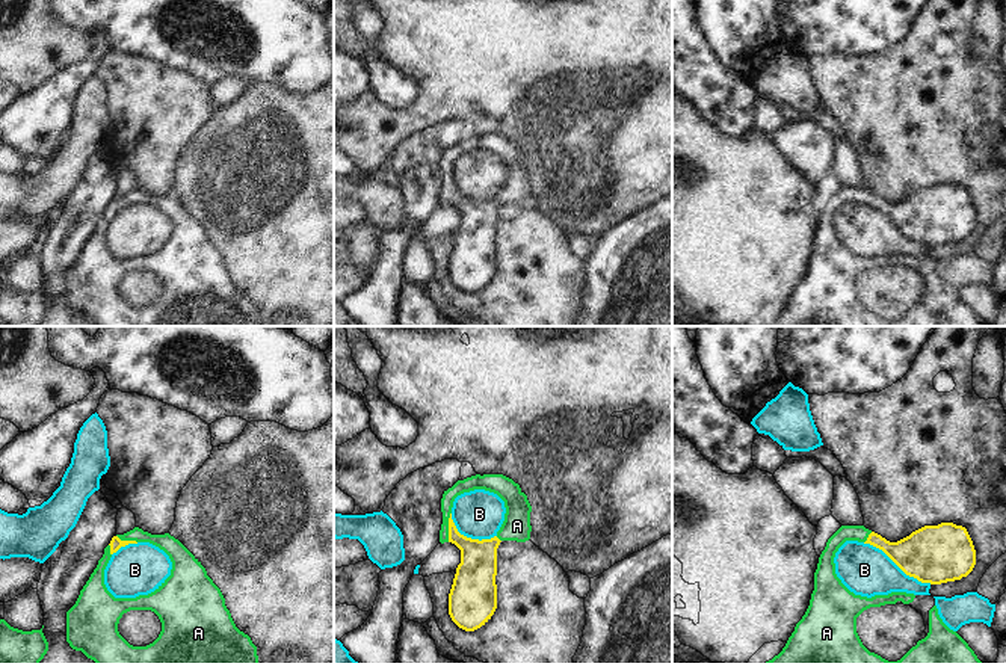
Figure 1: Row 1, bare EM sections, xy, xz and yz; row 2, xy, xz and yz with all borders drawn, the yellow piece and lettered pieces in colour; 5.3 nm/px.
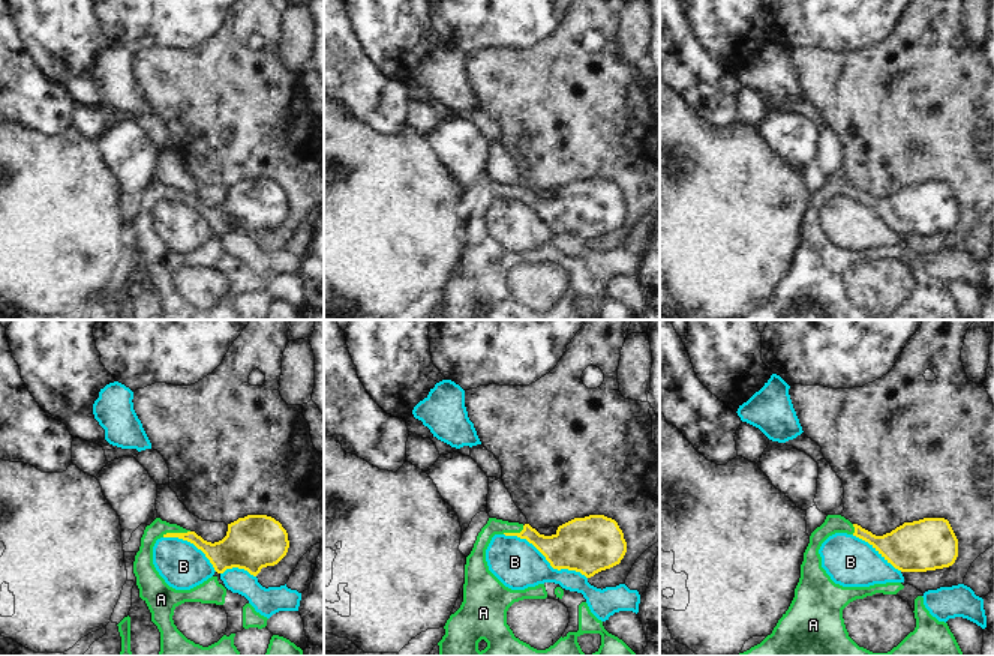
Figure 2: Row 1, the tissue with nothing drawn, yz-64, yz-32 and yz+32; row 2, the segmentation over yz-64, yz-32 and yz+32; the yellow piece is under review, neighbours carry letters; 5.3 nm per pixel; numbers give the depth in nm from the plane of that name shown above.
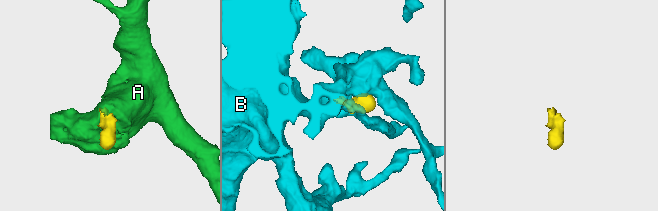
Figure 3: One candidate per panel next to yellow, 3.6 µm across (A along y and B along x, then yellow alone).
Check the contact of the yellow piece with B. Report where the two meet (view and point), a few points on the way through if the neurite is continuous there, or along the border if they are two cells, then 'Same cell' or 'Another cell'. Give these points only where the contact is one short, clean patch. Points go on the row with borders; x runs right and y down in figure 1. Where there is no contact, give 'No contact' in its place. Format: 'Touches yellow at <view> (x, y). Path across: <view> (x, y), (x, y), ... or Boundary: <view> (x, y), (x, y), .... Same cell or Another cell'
Touches yellow at yz (897, 565). Another cell.

